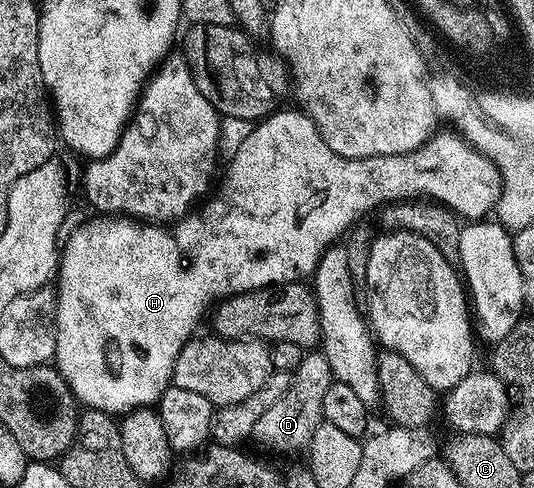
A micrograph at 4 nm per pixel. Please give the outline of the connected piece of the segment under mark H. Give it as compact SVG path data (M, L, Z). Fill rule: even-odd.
M278 109L260 120L254 126L257 128L236 144L237 152L229 168L226 171L224 168L221 188L219 183L200 209L178 220L172 228L173 235L165 233L166 230L161 227L146 227L137 223L121 225L119 221L105 221L109 223L97 225L89 221L63 243L59 255L61 284L55 287L55 366L72 389L78 404L110 413L124 413L134 407L156 404L171 386L175 361L183 345L194 338L193 329L205 306L208 308L214 301L244 291L308 280L319 265L319 257L323 257L328 247L334 246L354 224L364 220L361 218L376 207L384 208L424 197L448 207L462 220L481 221L501 200L499 169L456 130L438 130L411 153L348 159L339 157L335 149L327 146L315 121L311 121L304 111L285 110Z

